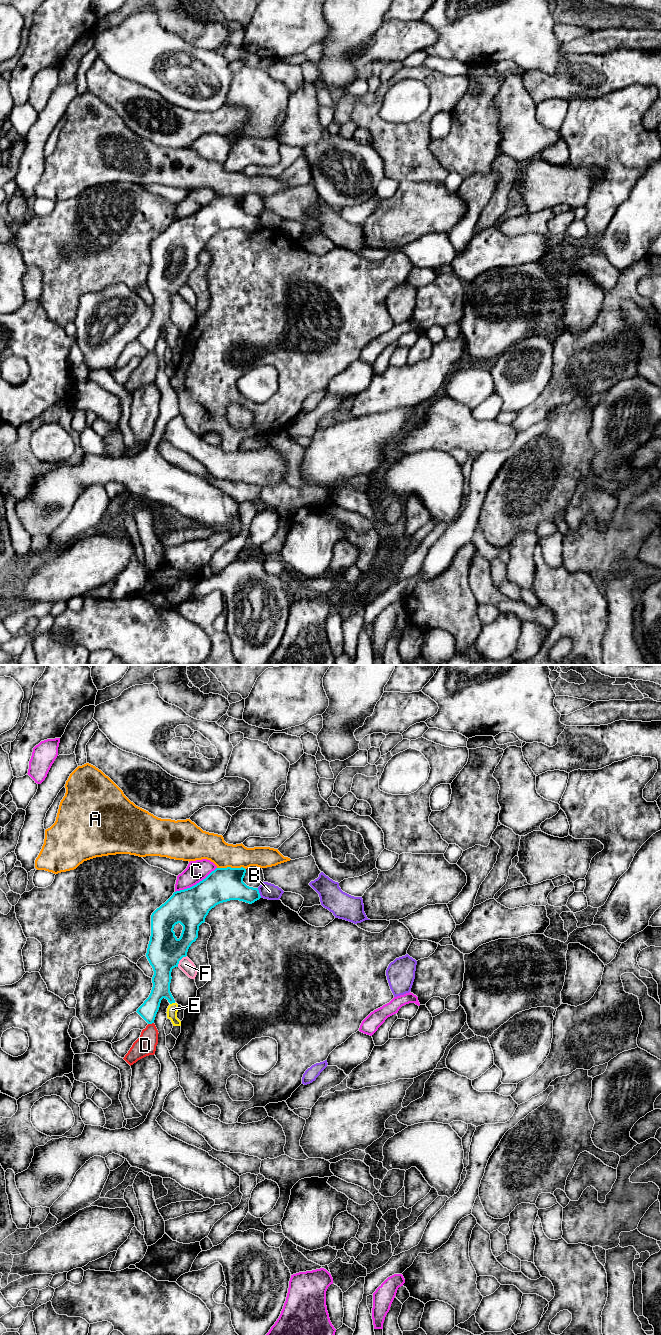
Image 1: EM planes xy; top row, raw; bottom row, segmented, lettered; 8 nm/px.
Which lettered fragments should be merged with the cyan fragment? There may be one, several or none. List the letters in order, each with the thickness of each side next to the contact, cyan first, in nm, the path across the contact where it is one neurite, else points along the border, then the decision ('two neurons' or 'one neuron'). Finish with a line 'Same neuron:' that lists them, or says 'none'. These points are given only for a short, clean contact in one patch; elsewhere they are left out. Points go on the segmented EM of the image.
A: 280 nm thick on the cyan side, 220 nm on the other; border along xy (217, 867), (243, 867), (245, 869); two neurons
B: 240 nm thick on the cyan side, 130 nm on the other; two neurons
C: 300 nm thick on the cyan side, 170 nm on the other; two neurons
D: 140 nm thick on the cyan side, 170 nm on the other; two neurons
E: 150 nm thick on the cyan side, 90 nm on the other; runs through xy (161, 980), (161, 989), (172, 1002), (172, 1009); one neuron
F: 280 nm thick on the cyan side, 110 nm on the other; two neurons
Same neuron: E

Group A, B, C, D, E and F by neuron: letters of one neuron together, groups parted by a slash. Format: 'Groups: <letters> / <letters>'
Groups: A / B / C / D / E / F

